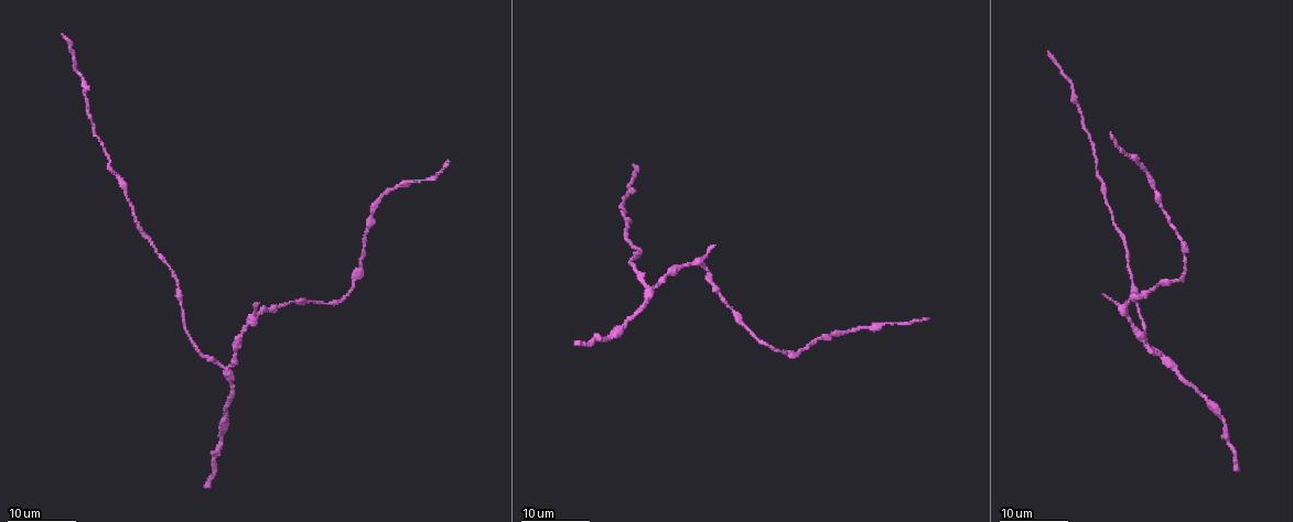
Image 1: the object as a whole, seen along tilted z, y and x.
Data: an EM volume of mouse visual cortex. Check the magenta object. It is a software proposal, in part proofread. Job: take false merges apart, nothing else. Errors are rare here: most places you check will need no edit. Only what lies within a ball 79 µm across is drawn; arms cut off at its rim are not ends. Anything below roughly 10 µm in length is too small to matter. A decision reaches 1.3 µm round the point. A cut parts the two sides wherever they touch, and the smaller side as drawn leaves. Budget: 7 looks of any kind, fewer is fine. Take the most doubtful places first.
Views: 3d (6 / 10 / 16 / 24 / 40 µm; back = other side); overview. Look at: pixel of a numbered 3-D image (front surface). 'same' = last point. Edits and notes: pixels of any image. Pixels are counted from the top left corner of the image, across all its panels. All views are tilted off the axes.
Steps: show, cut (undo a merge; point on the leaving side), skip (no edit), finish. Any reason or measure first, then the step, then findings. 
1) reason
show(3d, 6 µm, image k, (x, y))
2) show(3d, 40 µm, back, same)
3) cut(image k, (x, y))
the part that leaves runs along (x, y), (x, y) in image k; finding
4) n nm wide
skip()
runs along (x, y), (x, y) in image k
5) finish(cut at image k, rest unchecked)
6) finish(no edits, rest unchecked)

three-way junction
show(3d, 16 µm, image 1, (1162, 356))

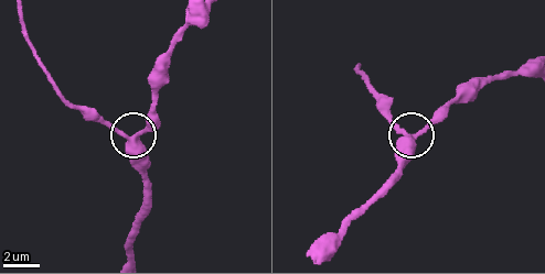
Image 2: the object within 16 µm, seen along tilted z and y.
show(3d, 6 µm, image 2, (135, 141))

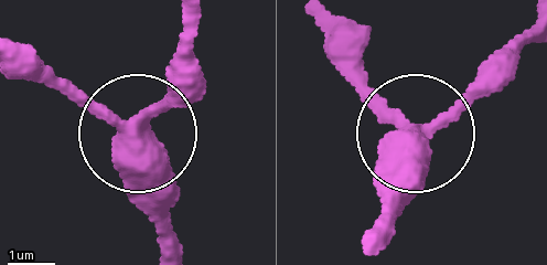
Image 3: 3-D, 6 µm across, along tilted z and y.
side arm 22 µm
skip()
runs along (74, 93), (136, 138), (170, 242) in image 3; one neuron here

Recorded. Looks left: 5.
a narrow waist
show(3d, 16 µm, image 1, (1128, 303))

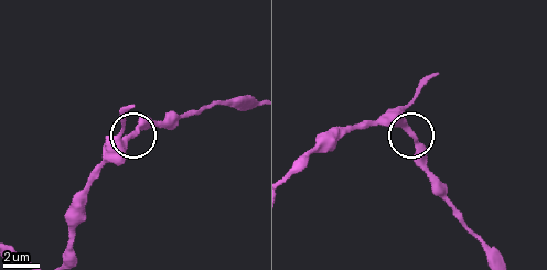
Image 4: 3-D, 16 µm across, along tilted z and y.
show(3d, 10 µm, image 4, (134, 133))

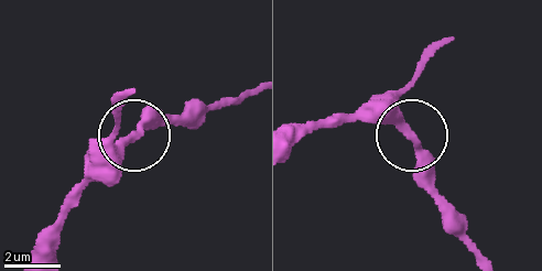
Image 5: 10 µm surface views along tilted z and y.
skip()
all the same neuron

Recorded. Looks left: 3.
thick turns thin
show(3d, 24 µm, image 1, (819, 337))

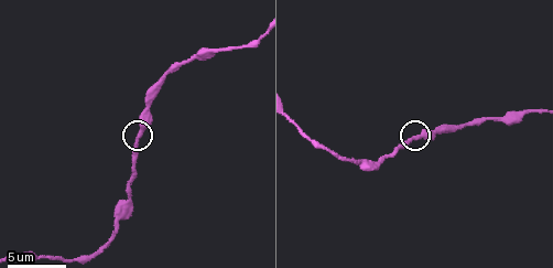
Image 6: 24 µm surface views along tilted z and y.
show(3d, 10 µm, image 6, (417, 135))

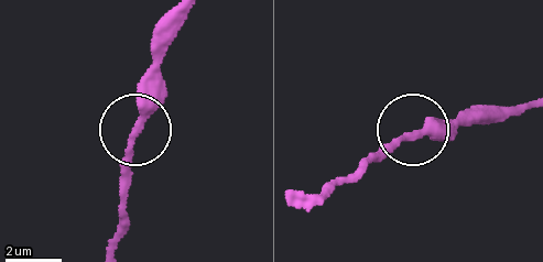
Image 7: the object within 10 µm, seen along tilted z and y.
skip()
runs along (113, 247), (138, 90), (156, 55) in image 7; continuous, no second neuron

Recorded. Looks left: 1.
calibre changes
show(3d, 6 µm, image 6, (382, 162))

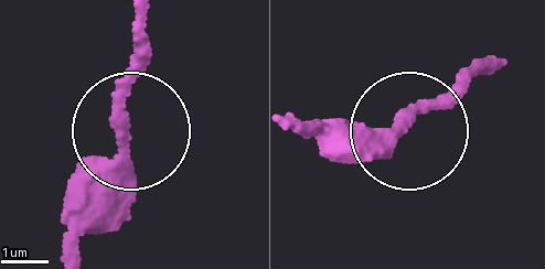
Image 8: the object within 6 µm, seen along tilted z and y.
skip()
runs along (288, 122), (403, 131), (453, 75) in image 8; continuous, no second neuron

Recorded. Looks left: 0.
finish(no edits, rest unchecked)

